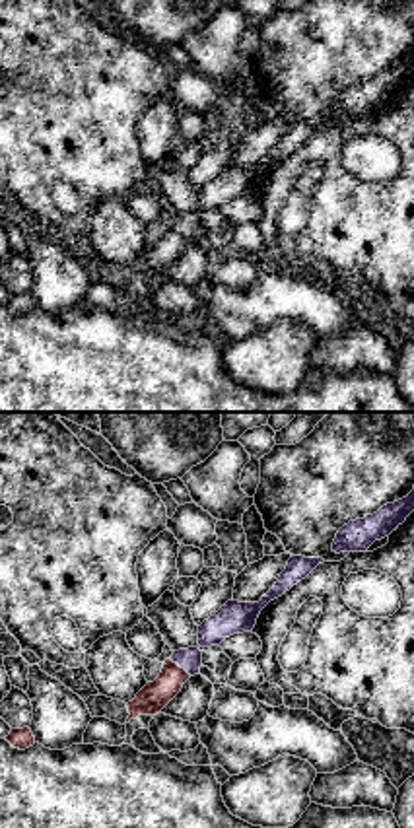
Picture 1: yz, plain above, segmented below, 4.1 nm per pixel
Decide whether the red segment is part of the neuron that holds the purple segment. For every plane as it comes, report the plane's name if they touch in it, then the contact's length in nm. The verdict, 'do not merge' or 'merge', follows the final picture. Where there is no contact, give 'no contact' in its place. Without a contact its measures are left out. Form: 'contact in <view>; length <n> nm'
contact in yz; length 120 nm

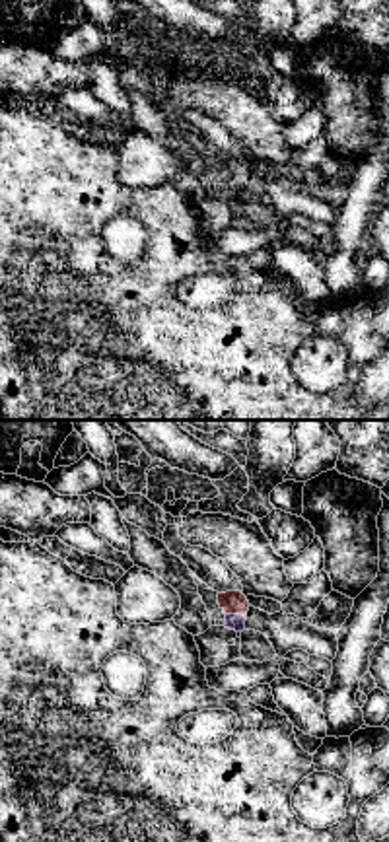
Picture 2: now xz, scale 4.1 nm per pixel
contact in xz; length 90 nm

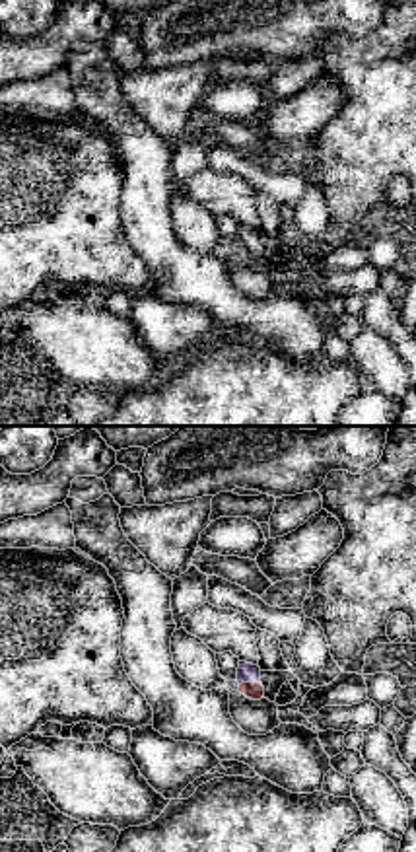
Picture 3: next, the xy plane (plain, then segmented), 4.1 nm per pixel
contact in xy; length 90 nm

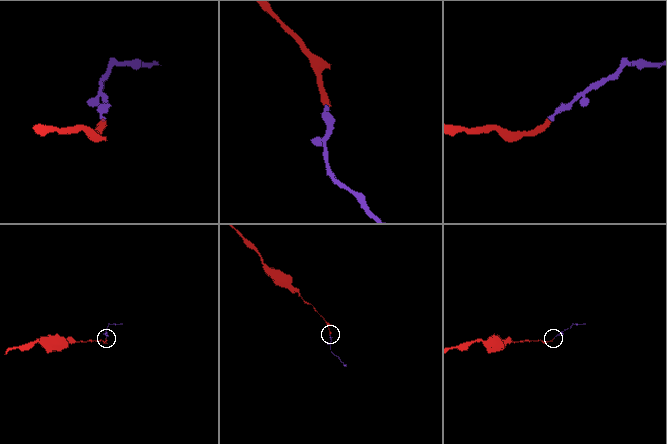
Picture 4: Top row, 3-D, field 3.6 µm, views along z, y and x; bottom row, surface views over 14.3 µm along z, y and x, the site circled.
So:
merge

